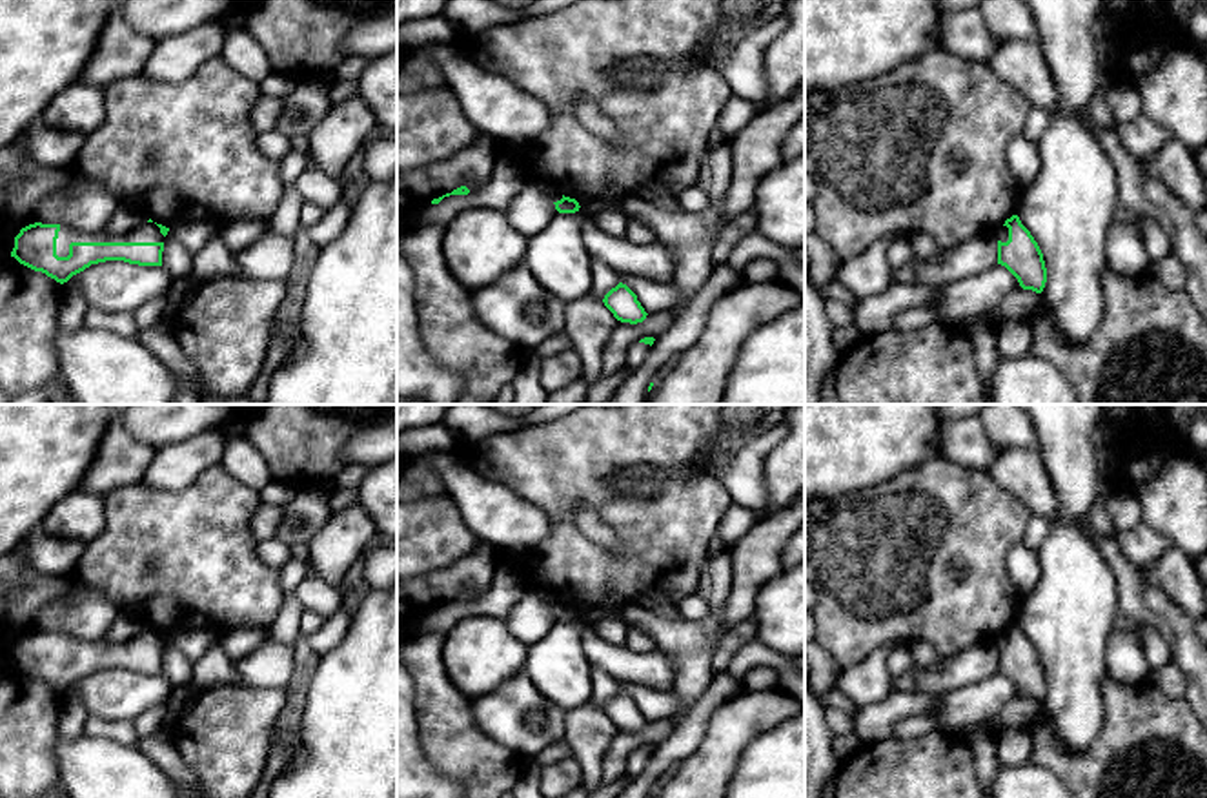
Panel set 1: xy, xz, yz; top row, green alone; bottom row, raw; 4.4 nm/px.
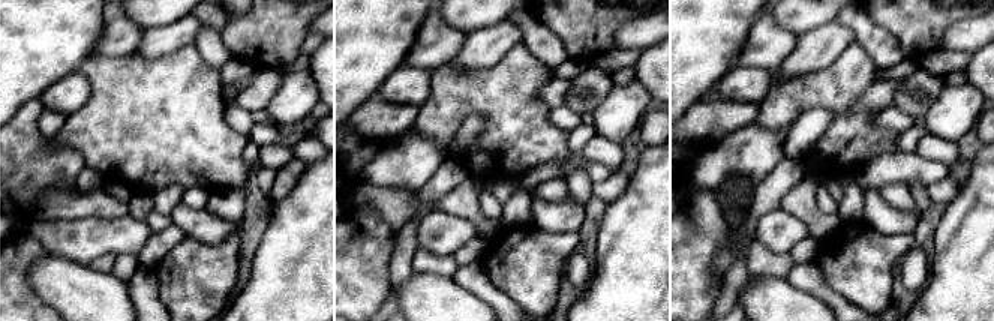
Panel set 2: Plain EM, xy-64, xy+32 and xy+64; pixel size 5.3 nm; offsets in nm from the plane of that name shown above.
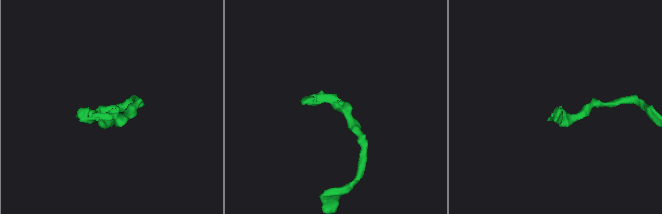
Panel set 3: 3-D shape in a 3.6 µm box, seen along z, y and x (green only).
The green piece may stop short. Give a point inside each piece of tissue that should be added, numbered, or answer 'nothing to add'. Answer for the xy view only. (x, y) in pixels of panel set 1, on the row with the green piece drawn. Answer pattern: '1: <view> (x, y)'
1: xy (148, 232)

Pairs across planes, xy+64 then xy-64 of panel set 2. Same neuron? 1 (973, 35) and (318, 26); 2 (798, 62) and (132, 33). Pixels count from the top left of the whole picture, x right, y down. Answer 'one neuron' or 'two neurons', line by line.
1: one neuron
2: two neurons

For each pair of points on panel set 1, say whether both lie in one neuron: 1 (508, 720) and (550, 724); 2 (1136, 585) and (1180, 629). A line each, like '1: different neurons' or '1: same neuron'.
1: same neuron
2: same neuron

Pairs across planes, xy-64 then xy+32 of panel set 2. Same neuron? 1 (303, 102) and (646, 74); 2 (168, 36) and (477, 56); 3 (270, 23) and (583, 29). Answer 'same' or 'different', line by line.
1: different
2: same
3: same

